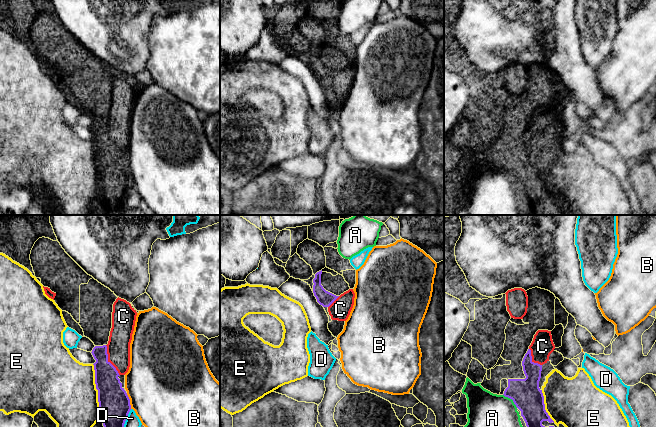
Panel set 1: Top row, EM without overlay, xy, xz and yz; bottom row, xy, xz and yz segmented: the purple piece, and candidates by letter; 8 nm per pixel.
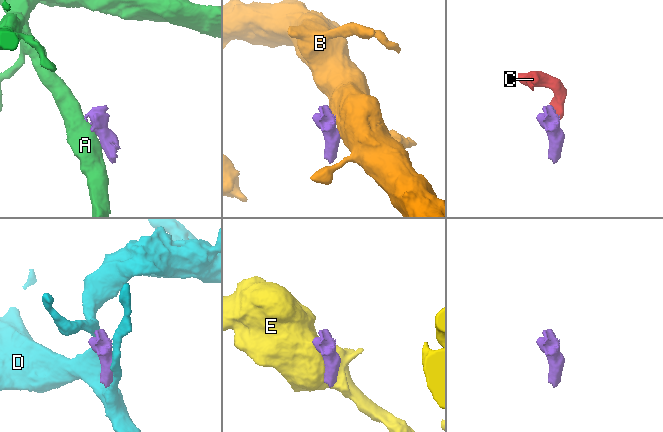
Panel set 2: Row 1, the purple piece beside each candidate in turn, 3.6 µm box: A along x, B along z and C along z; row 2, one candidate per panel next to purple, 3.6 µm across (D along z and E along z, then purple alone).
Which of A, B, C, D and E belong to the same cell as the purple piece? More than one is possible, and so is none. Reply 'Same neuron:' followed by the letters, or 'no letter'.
Same neuron: C

